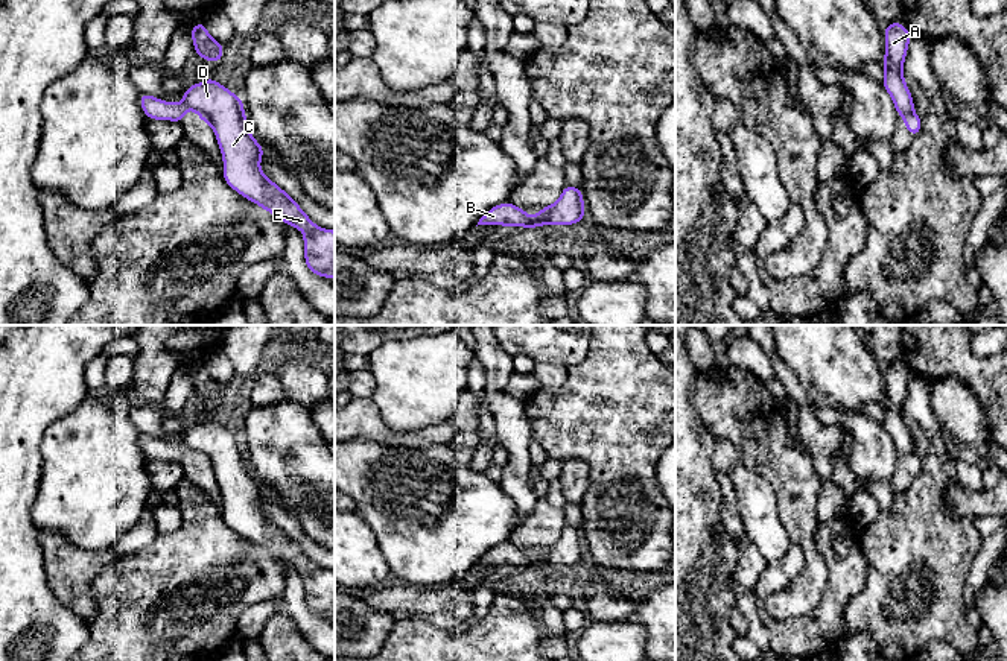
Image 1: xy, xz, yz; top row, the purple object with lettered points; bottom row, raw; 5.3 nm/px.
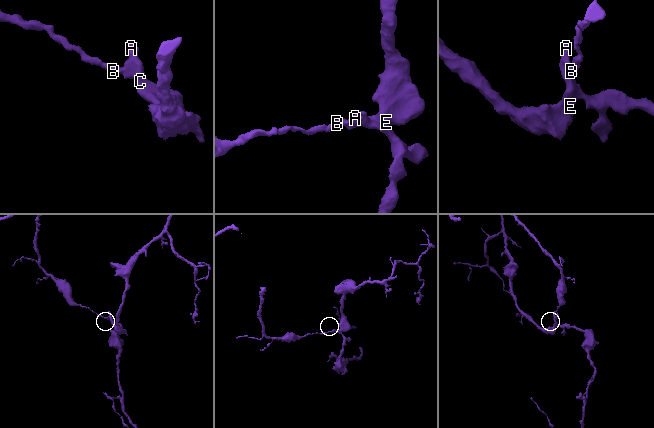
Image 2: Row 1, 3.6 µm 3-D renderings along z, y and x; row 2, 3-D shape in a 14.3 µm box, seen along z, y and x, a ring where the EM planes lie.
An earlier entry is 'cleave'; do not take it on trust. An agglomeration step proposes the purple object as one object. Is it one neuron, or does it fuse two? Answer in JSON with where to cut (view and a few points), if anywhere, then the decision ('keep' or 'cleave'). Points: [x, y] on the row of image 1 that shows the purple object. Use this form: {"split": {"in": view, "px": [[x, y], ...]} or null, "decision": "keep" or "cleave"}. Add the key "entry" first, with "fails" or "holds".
{"entry": "holds", "split": {"in": "xy", "px": [[196, 108], [209, 117], [213, 126]]}, "decision": "cleave"}

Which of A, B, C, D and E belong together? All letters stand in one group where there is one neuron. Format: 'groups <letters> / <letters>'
groups A C D E / B

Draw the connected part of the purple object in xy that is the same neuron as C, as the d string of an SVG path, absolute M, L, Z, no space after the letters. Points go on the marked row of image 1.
M213 77L190 85L183 91L183 97L189 108L204 111L213 123L224 160L224 181L245 199L257 204L286 225L297 228L304 240L304 261L307 269L318 277L335 280L335 231L315 225L301 207L260 170L260 158L266 152L249 132L243 99L237 97Z

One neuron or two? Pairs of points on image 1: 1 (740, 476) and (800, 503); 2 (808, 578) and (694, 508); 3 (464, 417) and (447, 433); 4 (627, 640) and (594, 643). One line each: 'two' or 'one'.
1: two
2: two
3: two
4: one

